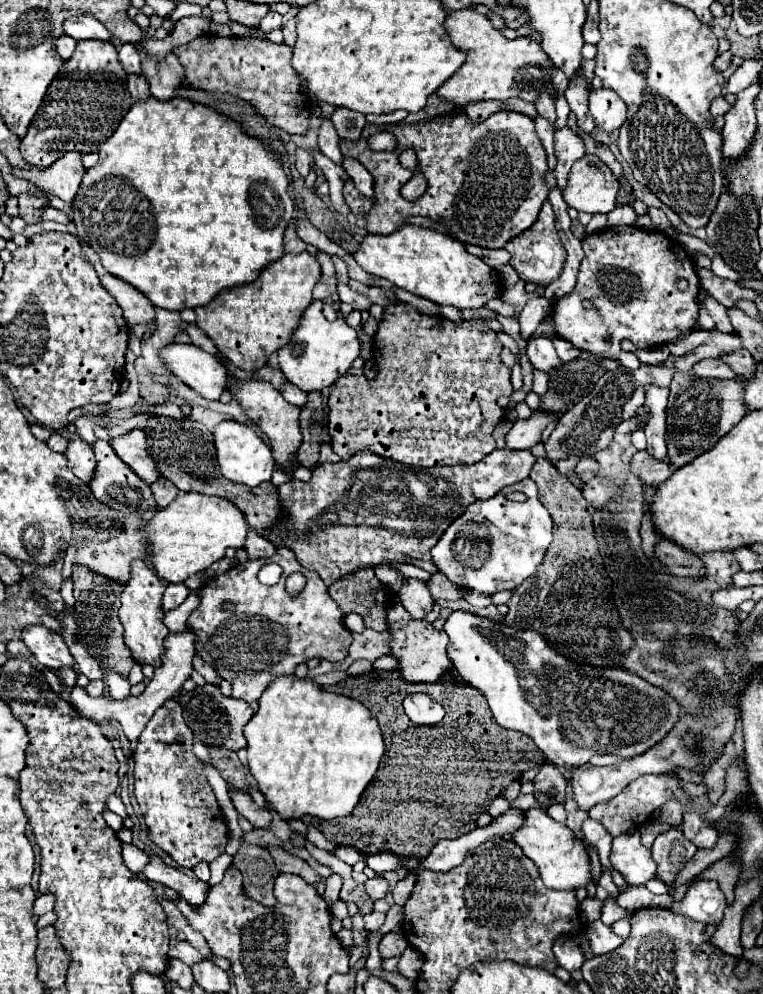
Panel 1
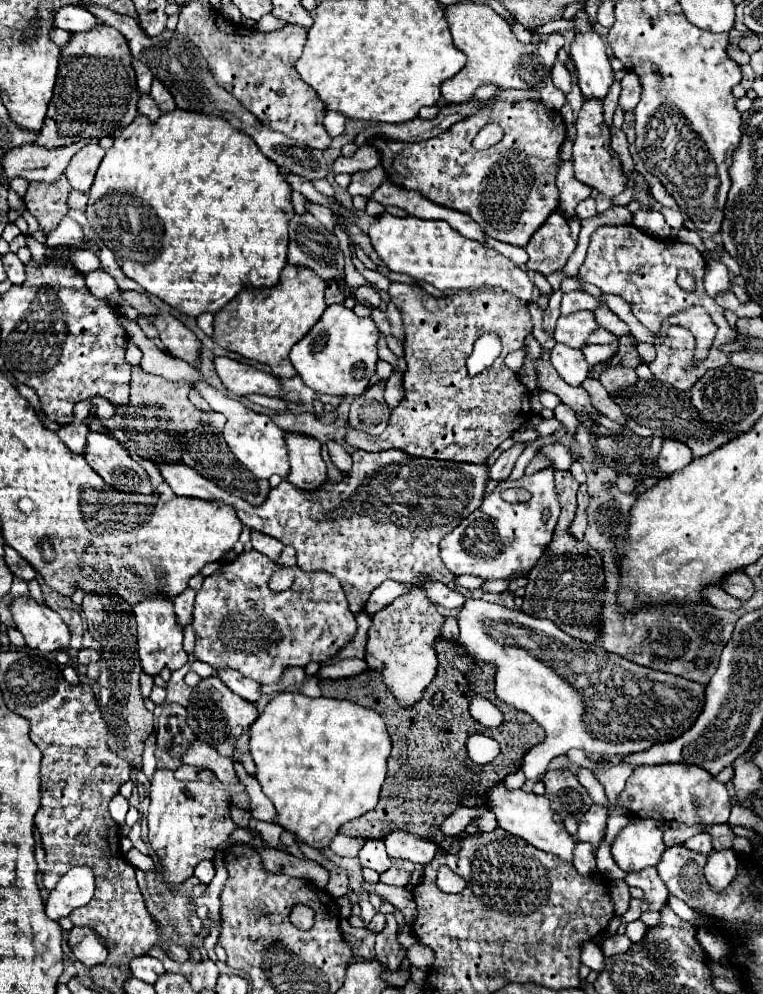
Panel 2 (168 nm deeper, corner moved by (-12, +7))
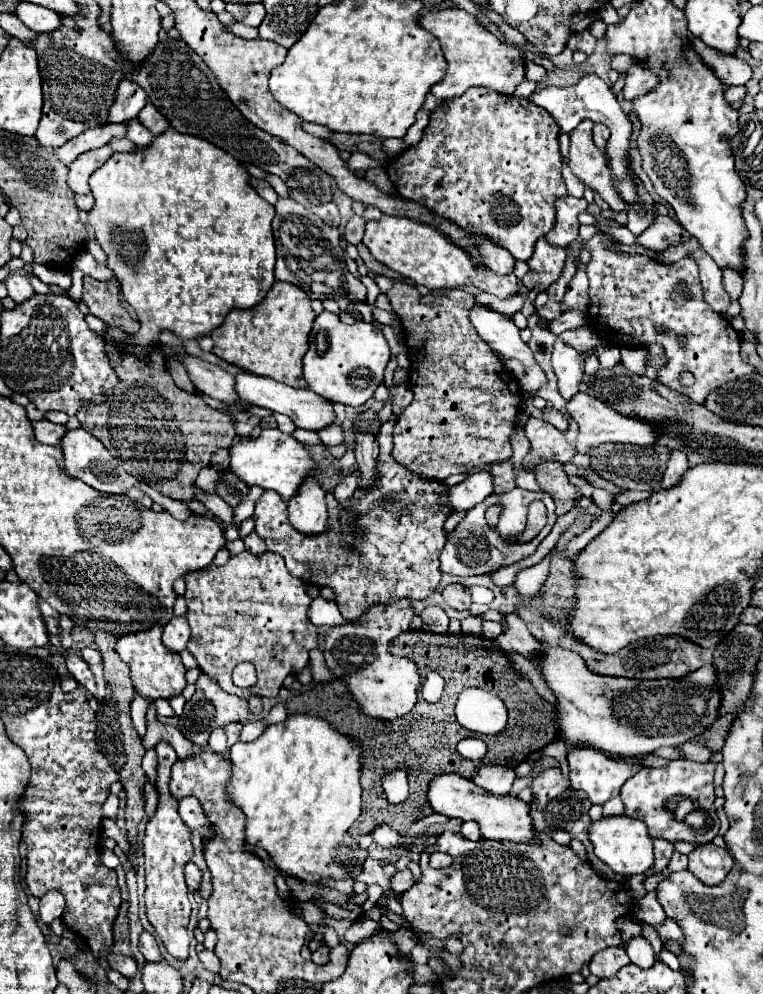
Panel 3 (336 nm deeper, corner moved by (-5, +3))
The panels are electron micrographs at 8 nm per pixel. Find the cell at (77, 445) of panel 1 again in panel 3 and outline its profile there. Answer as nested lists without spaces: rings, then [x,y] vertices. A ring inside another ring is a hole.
[[[47,419],[35,421],[33,429],[35,429],[35,437],[39,443],[47,443],[47,445],[55,445],[55,447],[61,445],[61,437],[65,437],[65,433],[67,433],[65,425],[57,425]]]

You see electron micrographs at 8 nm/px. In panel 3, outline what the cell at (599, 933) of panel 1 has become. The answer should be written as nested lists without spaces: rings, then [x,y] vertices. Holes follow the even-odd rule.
[[[609,947],[593,957],[593,961],[589,963],[589,969],[597,977],[613,977],[623,965],[629,965],[629,963],[631,961],[623,947]]]

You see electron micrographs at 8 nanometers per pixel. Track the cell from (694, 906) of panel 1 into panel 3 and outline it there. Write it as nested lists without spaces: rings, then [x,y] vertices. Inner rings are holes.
[[[713,843],[699,845],[689,853],[689,871],[705,885],[719,885],[733,867],[733,859],[727,849]]]

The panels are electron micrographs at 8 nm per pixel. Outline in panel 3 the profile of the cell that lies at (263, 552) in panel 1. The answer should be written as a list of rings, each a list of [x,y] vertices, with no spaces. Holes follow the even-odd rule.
[[[257,533],[247,535],[243,541],[245,541],[245,549],[247,549],[249,553],[253,553],[253,555],[261,555],[261,553],[265,553],[265,551],[267,551],[265,543],[261,541],[261,537],[259,537]]]

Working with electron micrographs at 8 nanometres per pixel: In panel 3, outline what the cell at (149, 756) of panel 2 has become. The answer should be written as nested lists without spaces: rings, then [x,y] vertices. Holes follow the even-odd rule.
[[[151,781],[145,783],[145,813],[147,817],[151,817],[155,813],[155,807],[157,807],[157,791],[153,787]]]

